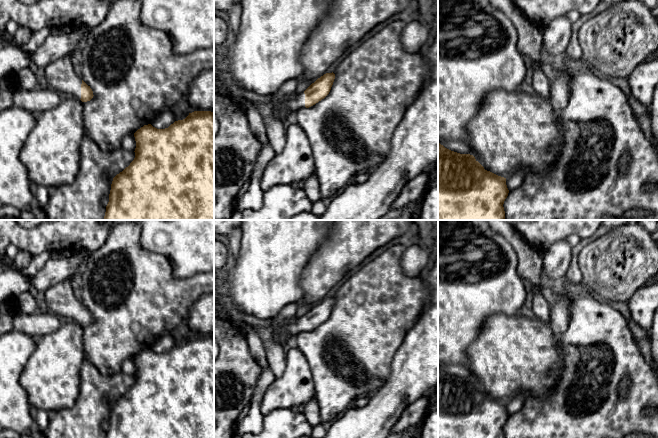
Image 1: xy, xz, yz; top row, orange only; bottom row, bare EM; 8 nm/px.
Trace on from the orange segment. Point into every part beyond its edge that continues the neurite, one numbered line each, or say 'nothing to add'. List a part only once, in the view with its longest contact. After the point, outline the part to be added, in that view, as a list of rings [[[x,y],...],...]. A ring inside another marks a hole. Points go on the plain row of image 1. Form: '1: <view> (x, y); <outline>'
1: xy (60, 299); [[[78,278],[65,280],[45,291],[45,302],[49,312],[60,316],[63,320],[81,323],[82,303],[74,294],[78,281]]]

